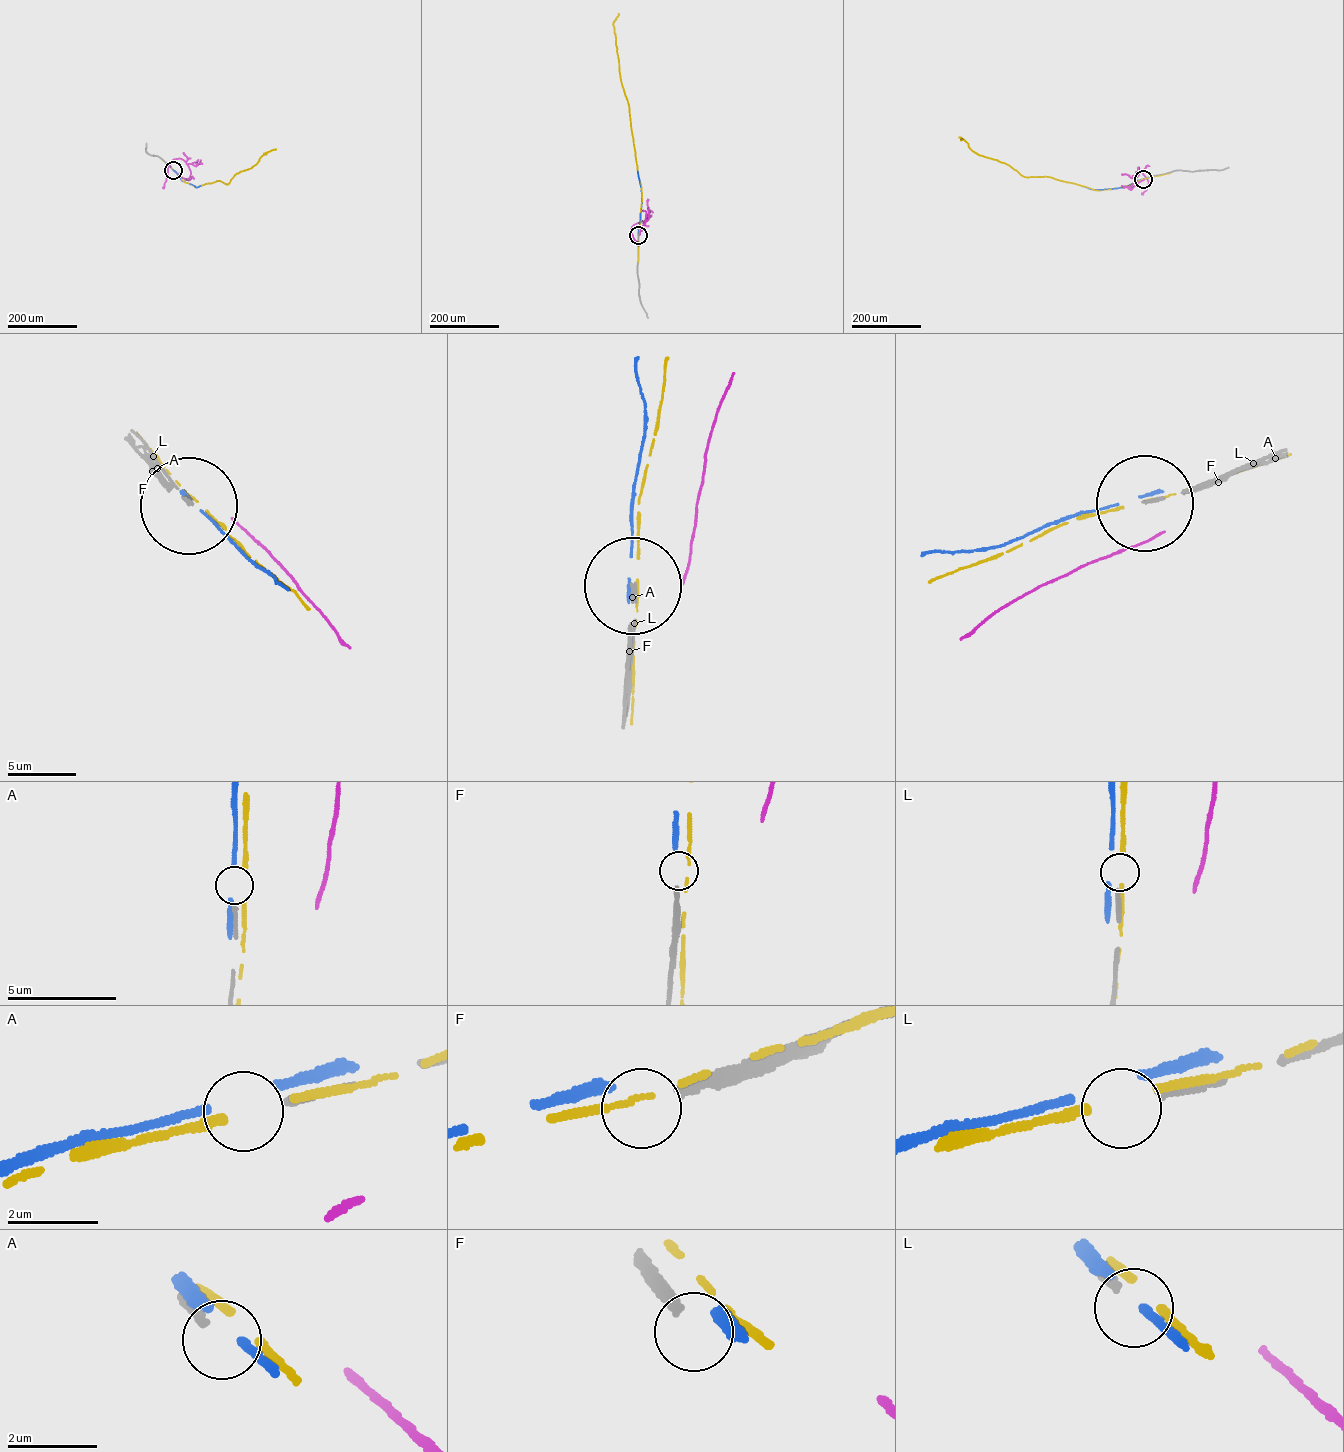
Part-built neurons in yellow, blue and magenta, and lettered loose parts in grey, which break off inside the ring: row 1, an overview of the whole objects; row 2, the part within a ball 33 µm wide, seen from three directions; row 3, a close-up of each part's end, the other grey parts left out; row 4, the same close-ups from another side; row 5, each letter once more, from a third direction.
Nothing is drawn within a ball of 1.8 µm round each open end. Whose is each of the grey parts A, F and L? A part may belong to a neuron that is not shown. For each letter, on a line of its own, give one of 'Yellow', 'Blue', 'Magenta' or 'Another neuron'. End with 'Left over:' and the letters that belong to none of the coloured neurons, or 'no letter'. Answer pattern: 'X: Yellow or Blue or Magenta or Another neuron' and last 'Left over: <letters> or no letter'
A: Another neuron
F: Another neuron
L: Another neuron
Left over: A, F, L

